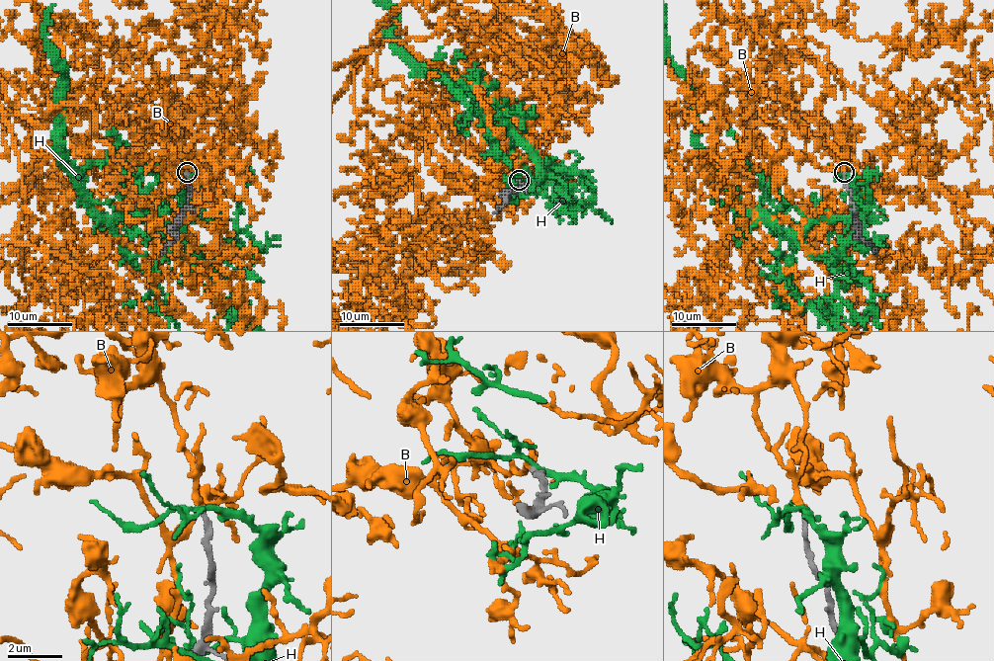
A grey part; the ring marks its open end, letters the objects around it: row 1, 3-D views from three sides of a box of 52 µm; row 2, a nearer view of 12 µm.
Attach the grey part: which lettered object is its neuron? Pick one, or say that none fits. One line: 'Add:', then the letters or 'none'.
Add: none

